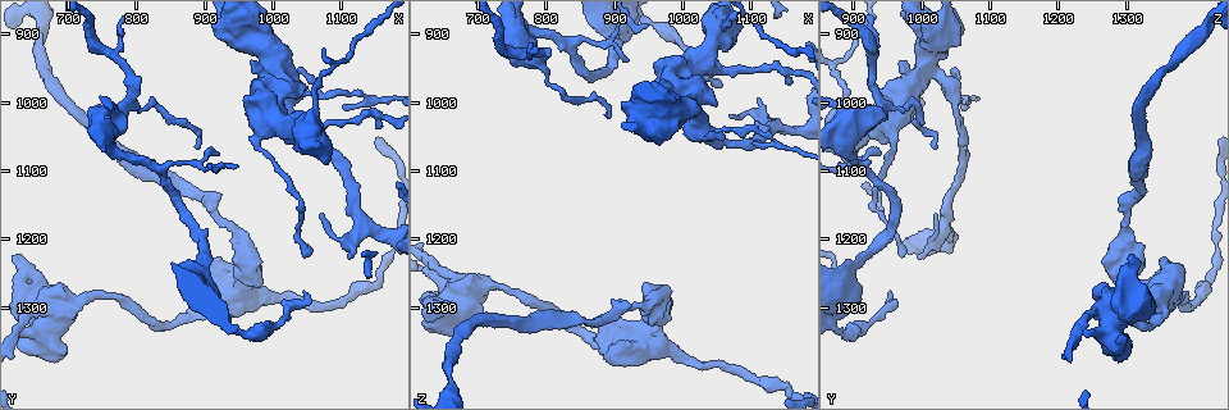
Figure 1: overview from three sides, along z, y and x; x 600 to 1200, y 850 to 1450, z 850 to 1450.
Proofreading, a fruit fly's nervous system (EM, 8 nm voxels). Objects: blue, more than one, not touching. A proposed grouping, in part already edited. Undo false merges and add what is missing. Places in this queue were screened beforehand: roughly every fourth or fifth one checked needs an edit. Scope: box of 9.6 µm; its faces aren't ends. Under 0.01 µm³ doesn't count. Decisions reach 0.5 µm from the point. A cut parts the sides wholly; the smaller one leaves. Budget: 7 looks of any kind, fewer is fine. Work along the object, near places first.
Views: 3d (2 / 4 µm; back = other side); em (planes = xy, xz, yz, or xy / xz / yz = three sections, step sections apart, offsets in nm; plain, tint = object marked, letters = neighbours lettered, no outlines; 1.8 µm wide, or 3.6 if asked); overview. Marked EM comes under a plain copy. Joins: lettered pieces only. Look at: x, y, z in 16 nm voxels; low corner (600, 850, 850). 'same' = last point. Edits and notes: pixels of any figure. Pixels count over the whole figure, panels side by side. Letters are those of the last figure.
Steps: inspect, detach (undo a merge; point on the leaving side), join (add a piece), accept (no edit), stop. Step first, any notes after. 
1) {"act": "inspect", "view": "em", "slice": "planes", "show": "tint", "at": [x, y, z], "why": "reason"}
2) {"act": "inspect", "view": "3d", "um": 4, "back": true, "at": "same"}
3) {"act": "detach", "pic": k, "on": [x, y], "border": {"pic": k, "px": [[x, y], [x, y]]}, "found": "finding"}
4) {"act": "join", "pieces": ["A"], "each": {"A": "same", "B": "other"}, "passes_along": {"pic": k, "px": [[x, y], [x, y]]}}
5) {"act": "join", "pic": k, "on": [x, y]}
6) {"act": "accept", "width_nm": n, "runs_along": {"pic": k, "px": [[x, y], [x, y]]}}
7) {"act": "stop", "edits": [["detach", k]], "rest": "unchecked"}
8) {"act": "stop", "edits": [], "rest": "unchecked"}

{"act": "inspect", "view": "3d", "um": 2, "at": [725, 1285, 1265]}

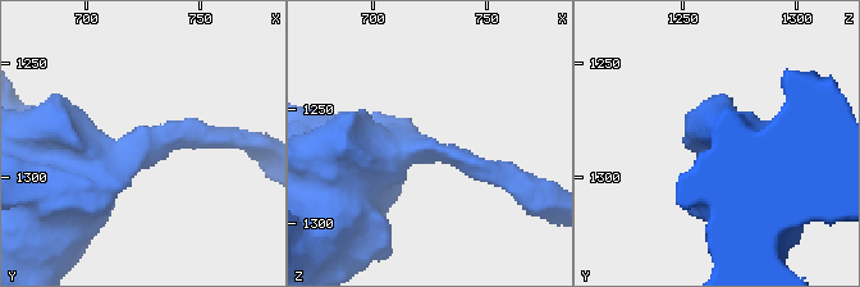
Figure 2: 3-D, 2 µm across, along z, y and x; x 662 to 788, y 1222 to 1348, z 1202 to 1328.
{"act": "inspect", "view": "em", "slice": "xz", "step": 8, "show": "tint", "at": [722, 1287, 1268], "arm_widths_nm": [190, 650]}

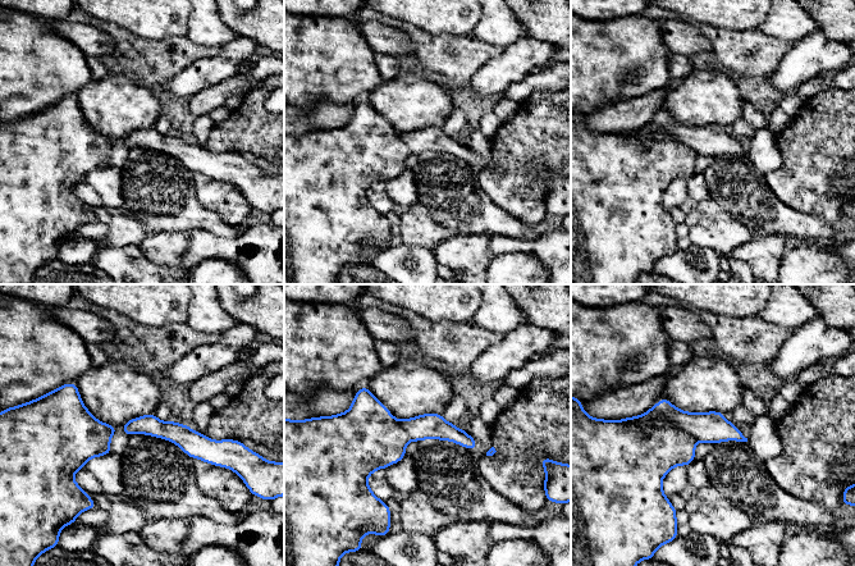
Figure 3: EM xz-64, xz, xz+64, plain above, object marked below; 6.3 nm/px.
{"act": "inspect", "view": "em", "slice": "planes", "show": "letters", "at": "same", "why": "cut it another way"}

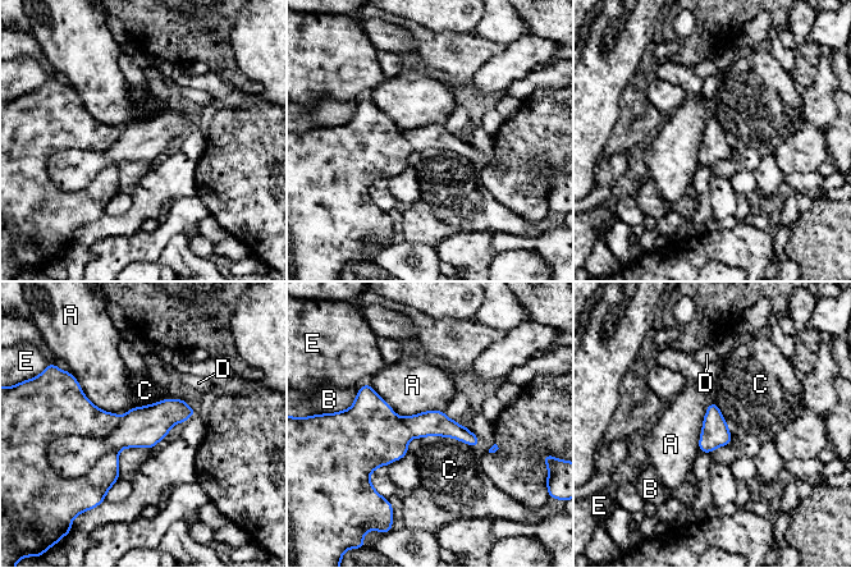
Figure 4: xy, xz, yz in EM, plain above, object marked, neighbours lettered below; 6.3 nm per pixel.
{"act": "detach", "pic": 4, "on": [63, 410], "each": {"A": "other", "B": "other", "C": "other", "D": "other", "E": "other"}, "border": {"pic": 4, "px": [[122, 416], [106, 436], [55, 439]]}, "found": "a second neuron is stuck on"}

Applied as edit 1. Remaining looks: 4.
{"act": "inspect", "view": "em", "slice": "planes", "show": "tint", "at": [765, 930, 925]}

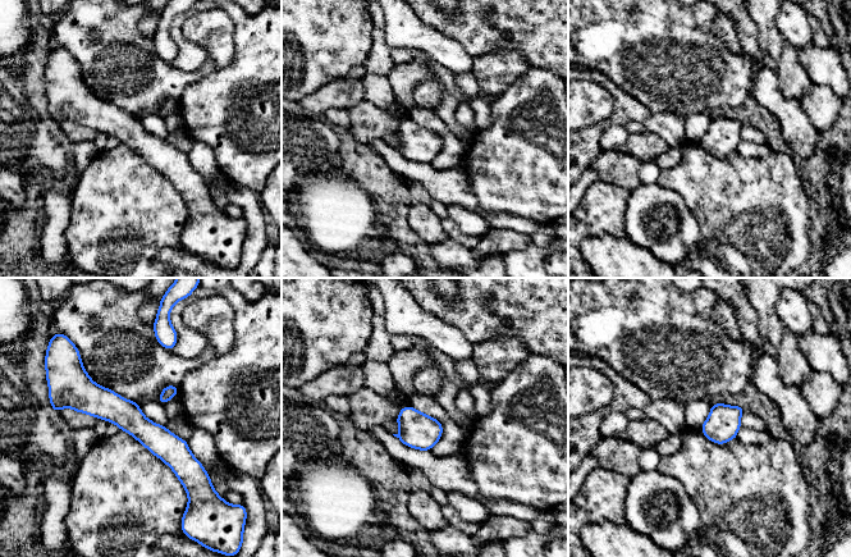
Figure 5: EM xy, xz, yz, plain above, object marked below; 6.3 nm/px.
{"act": "inspect", "view": "em", "slice": "planes", "show": "letters", "at": "same", "why": "see the neighbours"}

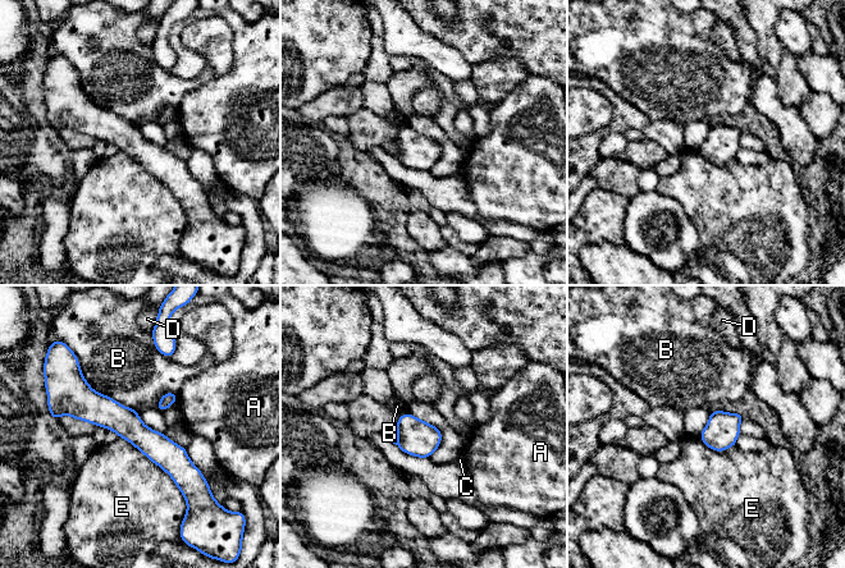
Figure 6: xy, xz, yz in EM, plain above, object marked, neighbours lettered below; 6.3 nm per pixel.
{"act": "accept", "longest_contact_nm": ["E", 600], "each": {"A": "other", "B": "other", "C": "other", "D": "other", "E": "other"}, "runs_along": {"pic": 6, "px": [[63, 410], [113, 415], [197, 475]]}, "found": "one neuron here"}

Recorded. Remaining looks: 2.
{"act": "stop", "edits": [["detach", 4]], "rest": "unchecked"}

